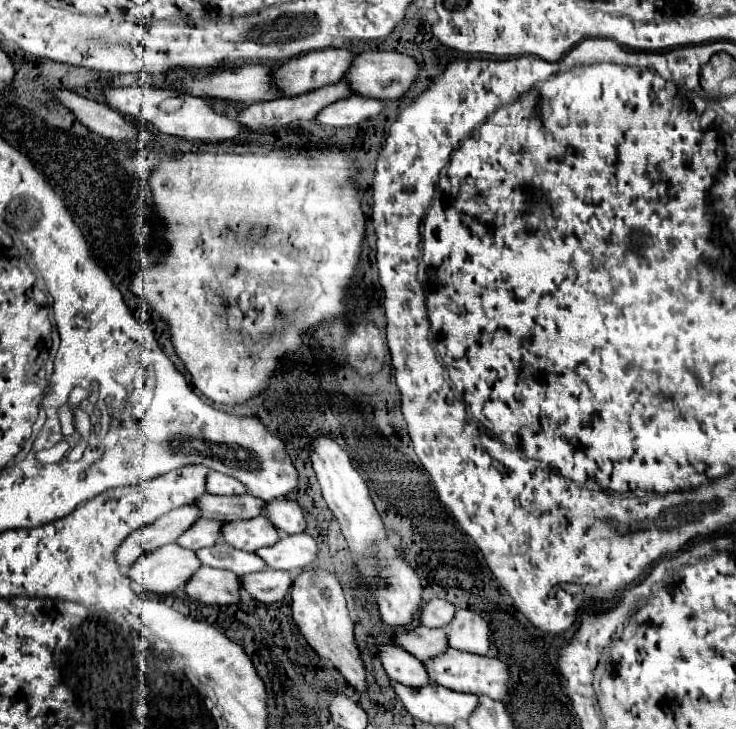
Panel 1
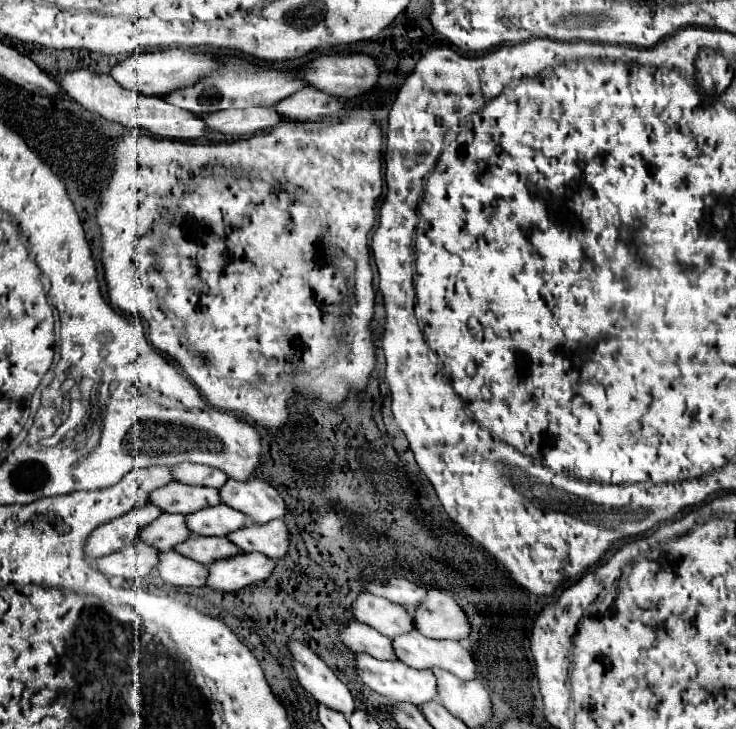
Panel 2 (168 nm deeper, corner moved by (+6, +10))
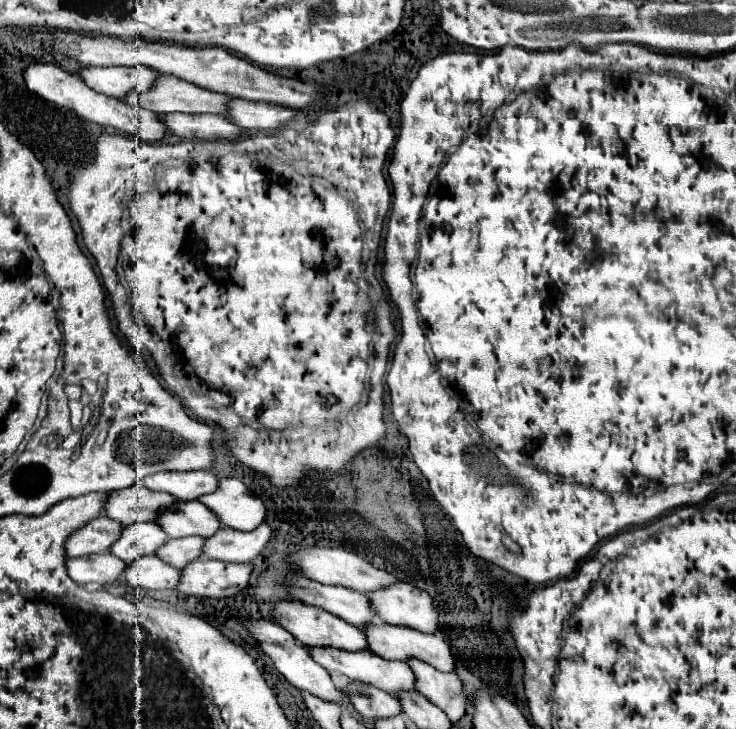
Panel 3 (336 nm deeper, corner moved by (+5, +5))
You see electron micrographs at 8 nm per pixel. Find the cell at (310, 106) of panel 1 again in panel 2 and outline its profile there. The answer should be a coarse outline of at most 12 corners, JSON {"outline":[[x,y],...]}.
{"outline":[[265,106],[201,118],[211,132],[253,136],[281,120]]}

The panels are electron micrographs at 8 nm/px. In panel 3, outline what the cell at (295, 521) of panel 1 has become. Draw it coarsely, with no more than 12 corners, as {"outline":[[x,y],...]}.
{"outline":[[240,479],[200,497],[218,519],[254,531],[266,507]]}

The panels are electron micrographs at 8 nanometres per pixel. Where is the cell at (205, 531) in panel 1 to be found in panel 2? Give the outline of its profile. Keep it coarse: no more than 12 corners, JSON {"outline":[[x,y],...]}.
{"outline":[[163,514],[137,540],[171,550],[189,538],[185,516]]}

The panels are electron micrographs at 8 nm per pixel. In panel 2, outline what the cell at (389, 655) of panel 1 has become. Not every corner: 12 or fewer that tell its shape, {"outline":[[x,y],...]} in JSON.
{"outline":[[359,620],[341,630],[343,644],[379,660],[395,660],[391,640]]}

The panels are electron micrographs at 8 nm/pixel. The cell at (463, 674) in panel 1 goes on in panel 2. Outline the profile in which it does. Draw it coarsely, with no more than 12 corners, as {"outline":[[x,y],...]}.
{"outline":[[417,630],[391,640],[411,668],[441,668],[475,678],[475,662],[457,640]]}

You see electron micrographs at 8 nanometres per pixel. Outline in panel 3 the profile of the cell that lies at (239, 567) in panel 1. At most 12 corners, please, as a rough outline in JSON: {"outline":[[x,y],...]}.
{"outline":[[204,537],[168,539],[156,553],[172,567],[184,569],[202,557]]}

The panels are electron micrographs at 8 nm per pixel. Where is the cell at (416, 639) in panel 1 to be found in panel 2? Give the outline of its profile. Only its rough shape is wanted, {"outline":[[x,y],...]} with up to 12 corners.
{"outline":[[361,592],[353,616],[387,638],[413,630],[413,612]]}

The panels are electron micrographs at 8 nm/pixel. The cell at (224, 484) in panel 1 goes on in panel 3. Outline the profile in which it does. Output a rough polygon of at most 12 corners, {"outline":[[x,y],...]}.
{"outline":[[212,471],[156,473],[138,481],[184,501],[214,493]]}

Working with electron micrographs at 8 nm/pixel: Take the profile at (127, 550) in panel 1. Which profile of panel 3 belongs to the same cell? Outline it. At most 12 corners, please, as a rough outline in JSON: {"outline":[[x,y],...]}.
{"outline":[[106,515],[78,529],[68,557],[108,553],[124,525]]}

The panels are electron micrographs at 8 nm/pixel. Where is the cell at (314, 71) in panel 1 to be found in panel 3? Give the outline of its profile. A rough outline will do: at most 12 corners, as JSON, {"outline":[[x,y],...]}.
{"outline":[[174,75],[124,99],[158,115],[226,113],[232,97]]}

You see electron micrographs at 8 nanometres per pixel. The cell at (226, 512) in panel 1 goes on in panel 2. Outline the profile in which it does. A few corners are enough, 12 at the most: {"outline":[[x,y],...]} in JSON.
{"outline":[[171,482],[147,504],[191,514],[221,504],[217,488]]}

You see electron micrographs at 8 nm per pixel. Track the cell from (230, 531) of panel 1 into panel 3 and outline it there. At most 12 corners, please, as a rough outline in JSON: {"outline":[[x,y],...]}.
{"outline":[[200,501],[164,513],[158,525],[170,537],[212,537],[222,527]]}

